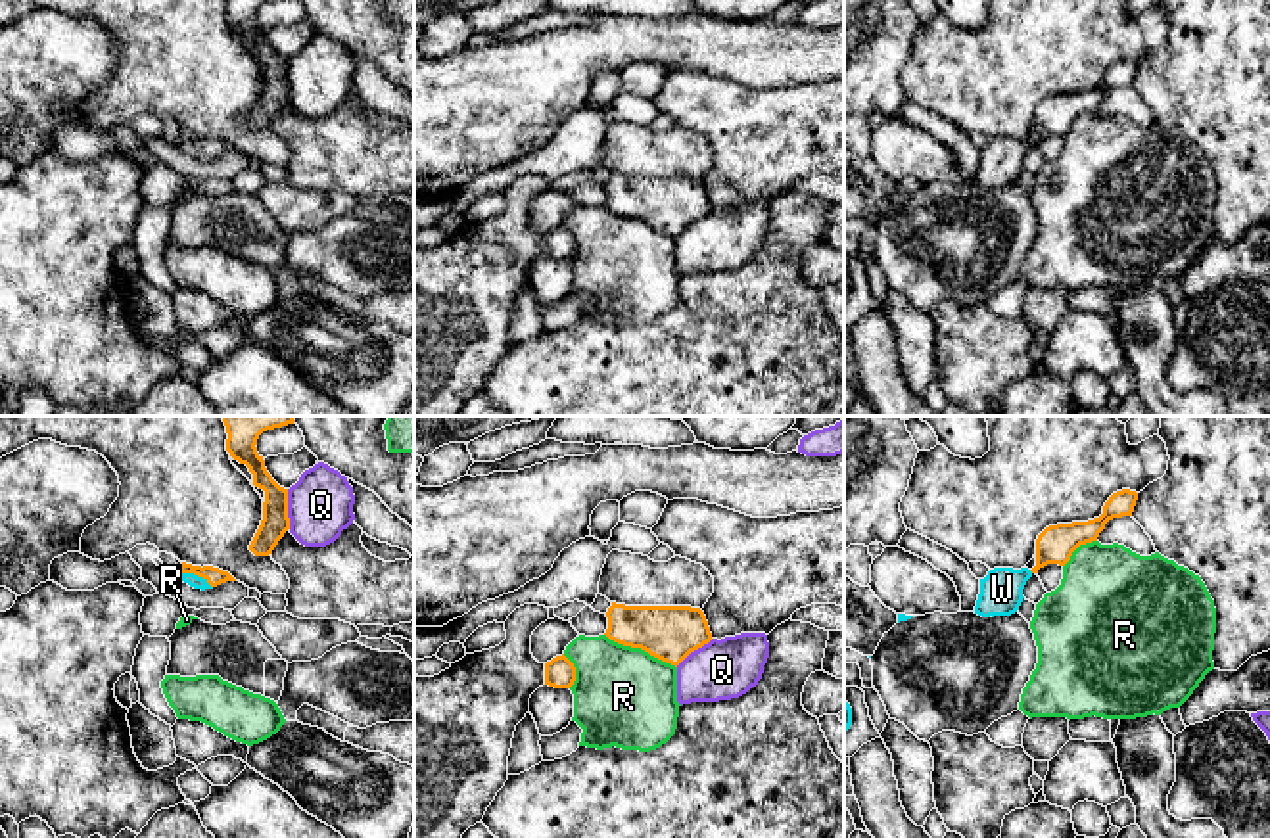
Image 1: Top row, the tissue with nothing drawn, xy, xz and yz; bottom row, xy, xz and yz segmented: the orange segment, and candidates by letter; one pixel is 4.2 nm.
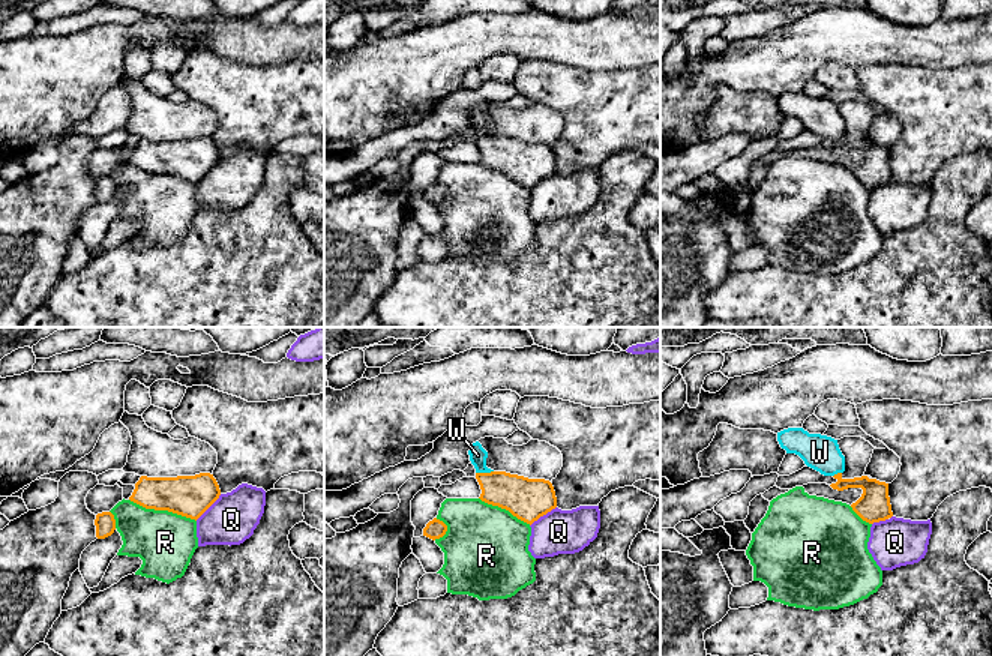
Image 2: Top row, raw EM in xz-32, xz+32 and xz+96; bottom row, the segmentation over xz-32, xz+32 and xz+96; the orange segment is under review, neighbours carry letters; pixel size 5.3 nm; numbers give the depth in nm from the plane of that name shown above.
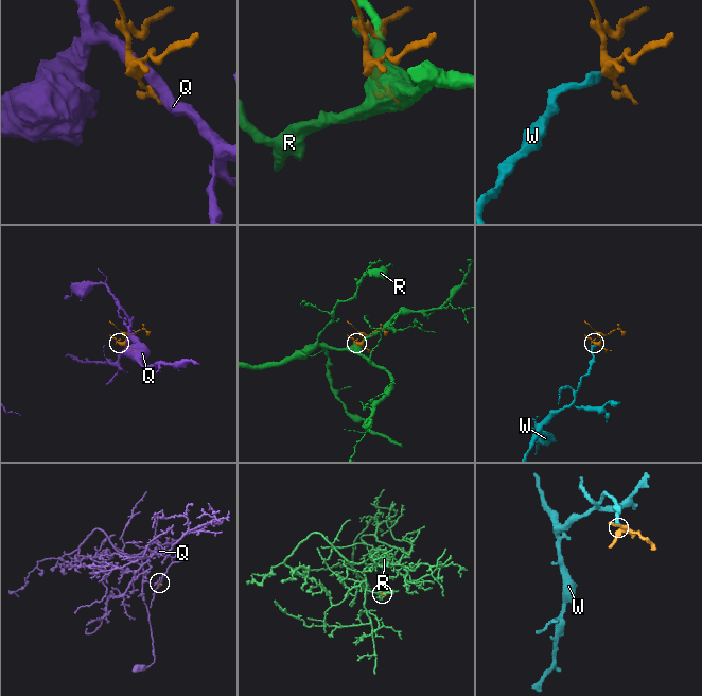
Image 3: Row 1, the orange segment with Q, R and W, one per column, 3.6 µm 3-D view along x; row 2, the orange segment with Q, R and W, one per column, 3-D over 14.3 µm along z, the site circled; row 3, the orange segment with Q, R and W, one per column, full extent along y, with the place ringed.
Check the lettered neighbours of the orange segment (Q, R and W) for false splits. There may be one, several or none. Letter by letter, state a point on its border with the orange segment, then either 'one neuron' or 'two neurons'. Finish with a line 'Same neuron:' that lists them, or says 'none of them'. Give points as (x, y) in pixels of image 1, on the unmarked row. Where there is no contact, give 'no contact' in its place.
Q: xy (286, 79) | two neurons
R: xz (641, 219) | two neurons
W: xy (196, 144) | one neuron
Same neuron: W

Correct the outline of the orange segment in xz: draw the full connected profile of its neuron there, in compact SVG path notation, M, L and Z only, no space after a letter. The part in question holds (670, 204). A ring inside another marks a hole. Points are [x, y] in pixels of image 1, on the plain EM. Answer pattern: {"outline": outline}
{"outline": "M625 176L606 182L606 207L618 215L641 219L650 226L679 236L691 222L712 211L706 186L691 176Z"}

